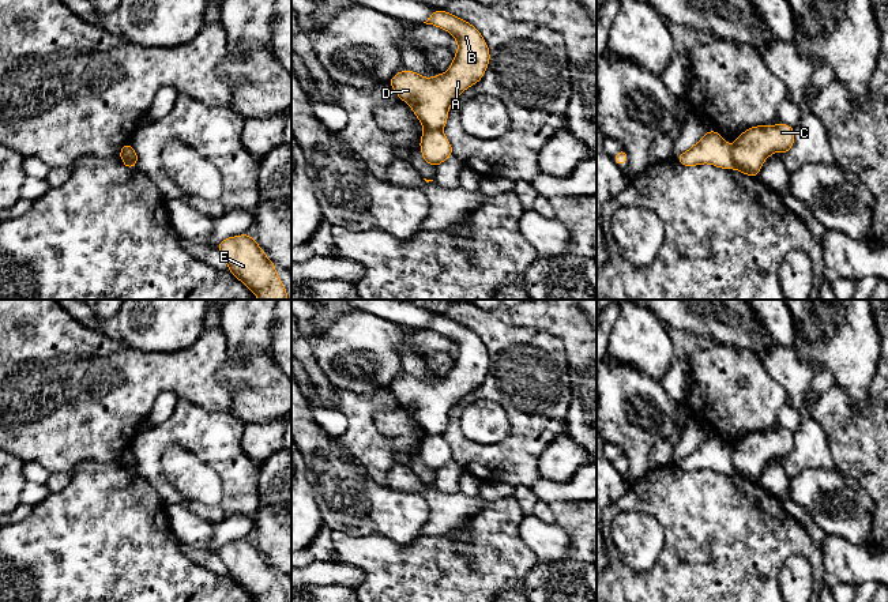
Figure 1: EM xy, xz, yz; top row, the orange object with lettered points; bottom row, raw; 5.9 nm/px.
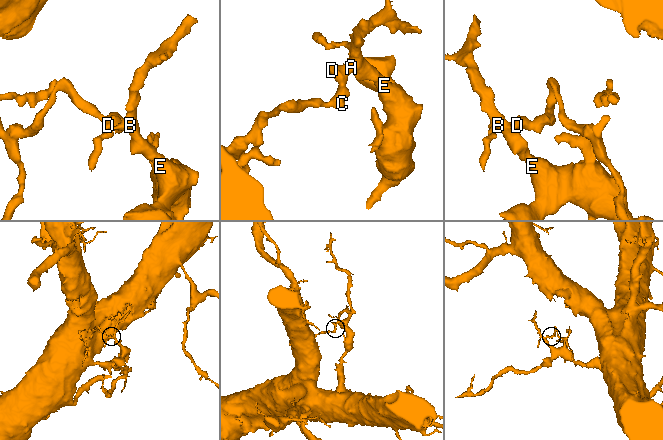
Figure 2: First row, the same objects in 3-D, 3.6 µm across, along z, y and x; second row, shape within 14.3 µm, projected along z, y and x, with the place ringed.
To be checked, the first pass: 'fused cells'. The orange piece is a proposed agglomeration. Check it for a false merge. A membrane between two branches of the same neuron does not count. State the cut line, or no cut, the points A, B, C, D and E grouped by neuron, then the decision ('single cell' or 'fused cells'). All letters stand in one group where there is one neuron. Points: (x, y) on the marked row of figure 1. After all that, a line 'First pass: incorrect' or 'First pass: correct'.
yz (730, 146), (734, 168) | A B D E / C | fused cells
First pass: correct

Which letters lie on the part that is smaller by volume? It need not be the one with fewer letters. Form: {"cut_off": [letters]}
{"cut_off": ["C"]}

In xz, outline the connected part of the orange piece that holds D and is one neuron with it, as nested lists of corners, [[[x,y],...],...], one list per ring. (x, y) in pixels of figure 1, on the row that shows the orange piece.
[[[434,11],[424,23],[449,31],[458,41],[458,52],[455,53],[452,64],[445,74],[437,74],[434,78],[424,78],[417,72],[405,69],[402,72],[396,72],[388,84],[392,86],[400,101],[410,105],[425,129],[443,131],[448,120],[448,109],[451,104],[466,89],[482,79],[483,72],[489,65],[490,53],[482,34],[473,25],[447,11]]]

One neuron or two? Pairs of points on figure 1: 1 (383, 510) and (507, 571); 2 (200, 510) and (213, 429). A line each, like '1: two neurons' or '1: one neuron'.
1: two neurons
2: one neuron

